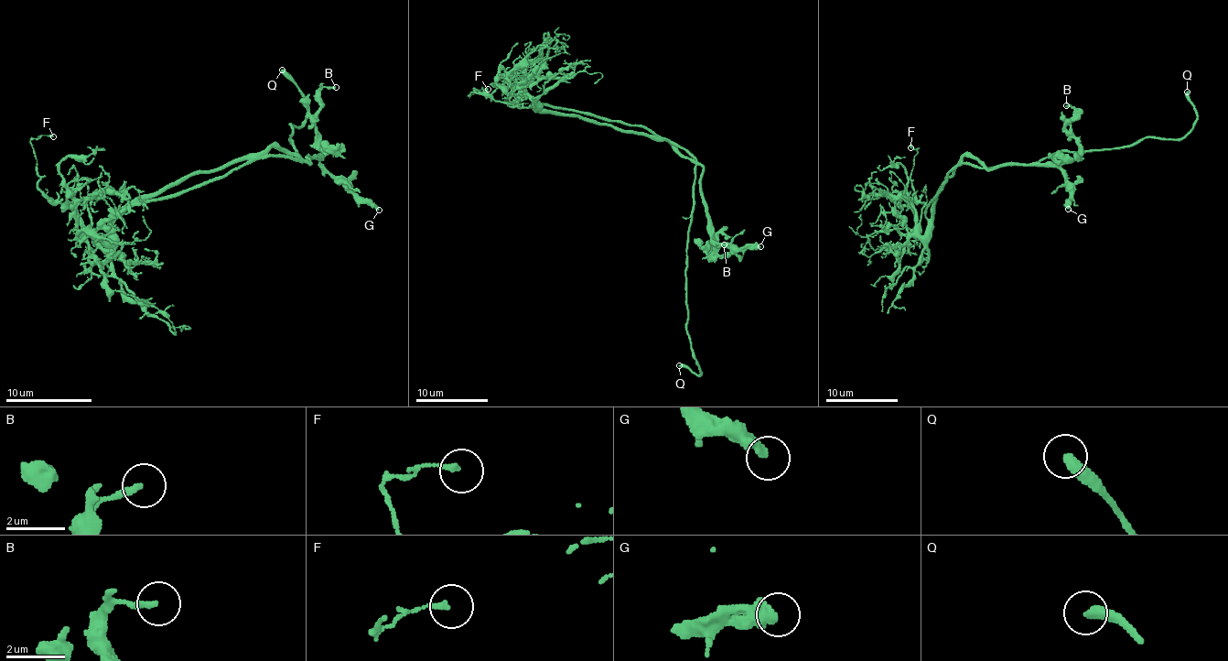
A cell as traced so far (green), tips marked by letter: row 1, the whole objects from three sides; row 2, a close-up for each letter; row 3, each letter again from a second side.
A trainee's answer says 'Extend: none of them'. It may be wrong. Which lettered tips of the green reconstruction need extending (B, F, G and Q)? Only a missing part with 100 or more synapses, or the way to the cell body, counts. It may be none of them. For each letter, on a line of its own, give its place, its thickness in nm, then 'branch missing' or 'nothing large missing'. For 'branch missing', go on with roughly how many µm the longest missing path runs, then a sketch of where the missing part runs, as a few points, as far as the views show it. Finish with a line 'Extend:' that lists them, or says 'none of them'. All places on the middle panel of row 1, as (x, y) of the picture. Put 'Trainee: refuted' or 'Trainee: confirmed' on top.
Trainee: refuted
B: place (724, 244); calibre 200 nm; nothing large missing
F: place (488, 89); calibre 170 nm; nothing large missing
G: place (760, 246); calibre 440 nm; nothing large missing
Q: place (679, 365); calibre 360 nm; branch missing; missing 20 µm; course (679, 365), (661, 365), (655, 373), (655, 385), (662, 401)
Extend: Q

